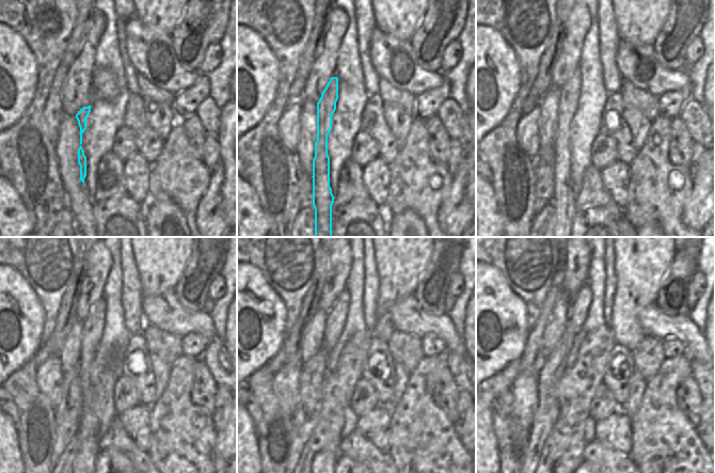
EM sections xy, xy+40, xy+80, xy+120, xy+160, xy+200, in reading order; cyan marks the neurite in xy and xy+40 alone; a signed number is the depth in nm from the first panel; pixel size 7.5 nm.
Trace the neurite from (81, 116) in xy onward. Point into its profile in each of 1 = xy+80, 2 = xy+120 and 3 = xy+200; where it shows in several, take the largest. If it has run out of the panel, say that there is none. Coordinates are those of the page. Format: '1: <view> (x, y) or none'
1: xy+80 (563, 201)
2: xy+120 (93, 326)
3: xy+200 (577, 311)

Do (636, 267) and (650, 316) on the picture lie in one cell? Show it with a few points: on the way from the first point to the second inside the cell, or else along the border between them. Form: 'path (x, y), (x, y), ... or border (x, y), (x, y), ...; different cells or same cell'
border (655, 302), (647, 305), (637, 315), (642, 330); different cells

